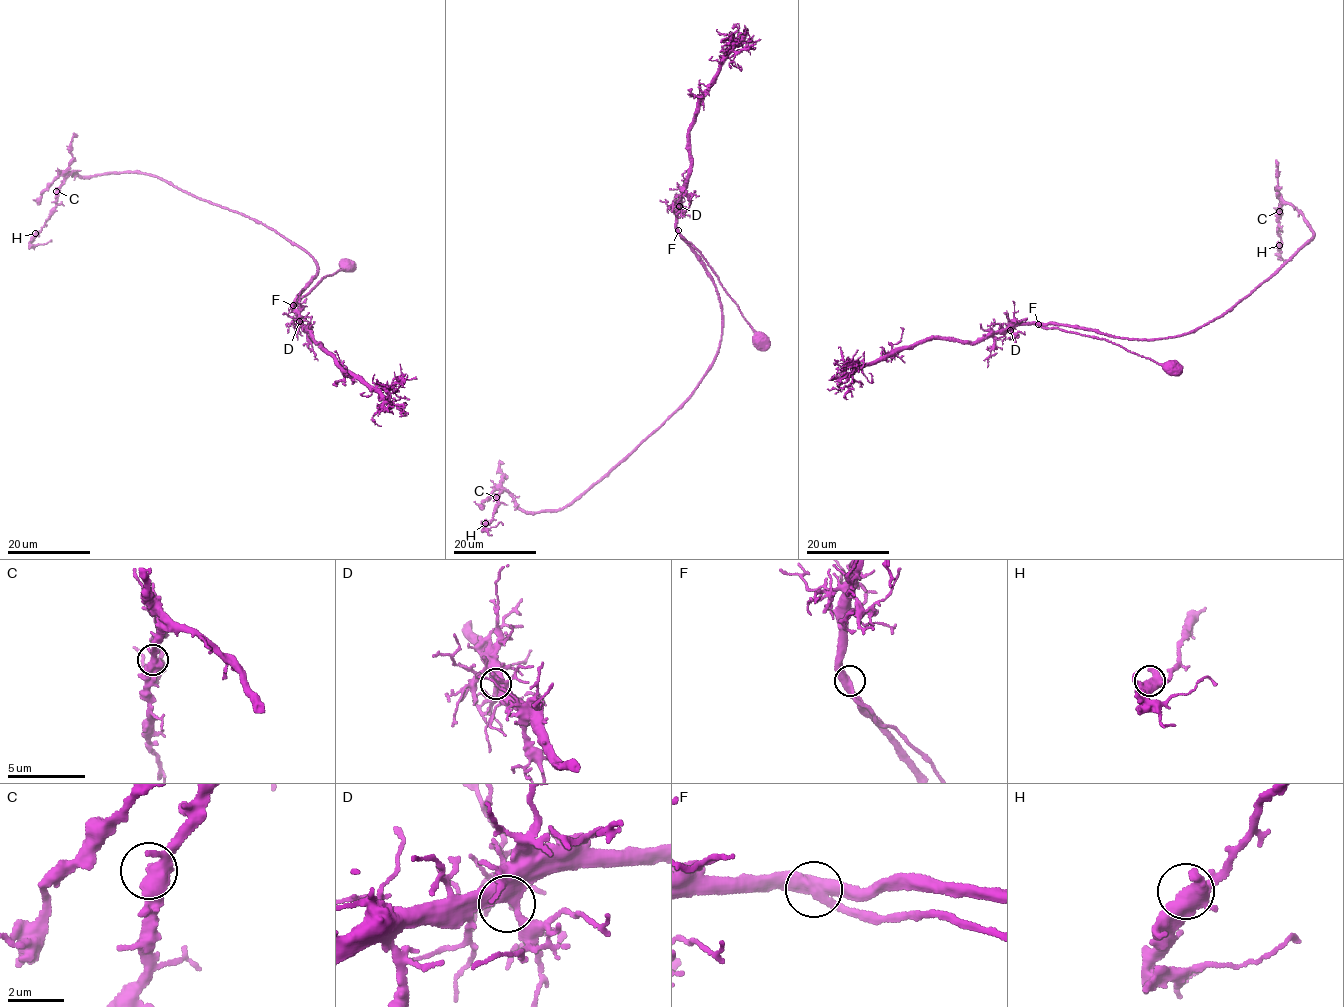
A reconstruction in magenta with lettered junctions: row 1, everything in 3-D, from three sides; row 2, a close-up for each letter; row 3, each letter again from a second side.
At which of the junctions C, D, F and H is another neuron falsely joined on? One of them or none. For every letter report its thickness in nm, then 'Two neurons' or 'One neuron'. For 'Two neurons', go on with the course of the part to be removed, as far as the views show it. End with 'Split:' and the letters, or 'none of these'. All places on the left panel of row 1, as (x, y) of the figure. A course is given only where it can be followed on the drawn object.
C: Thickness 440 nm. One neuron
D: Thickness 400 nm. One neuron
F: Thickness 440 nm. One neuron
H: Thickness 440 nm. One neuron
Split: none of these

